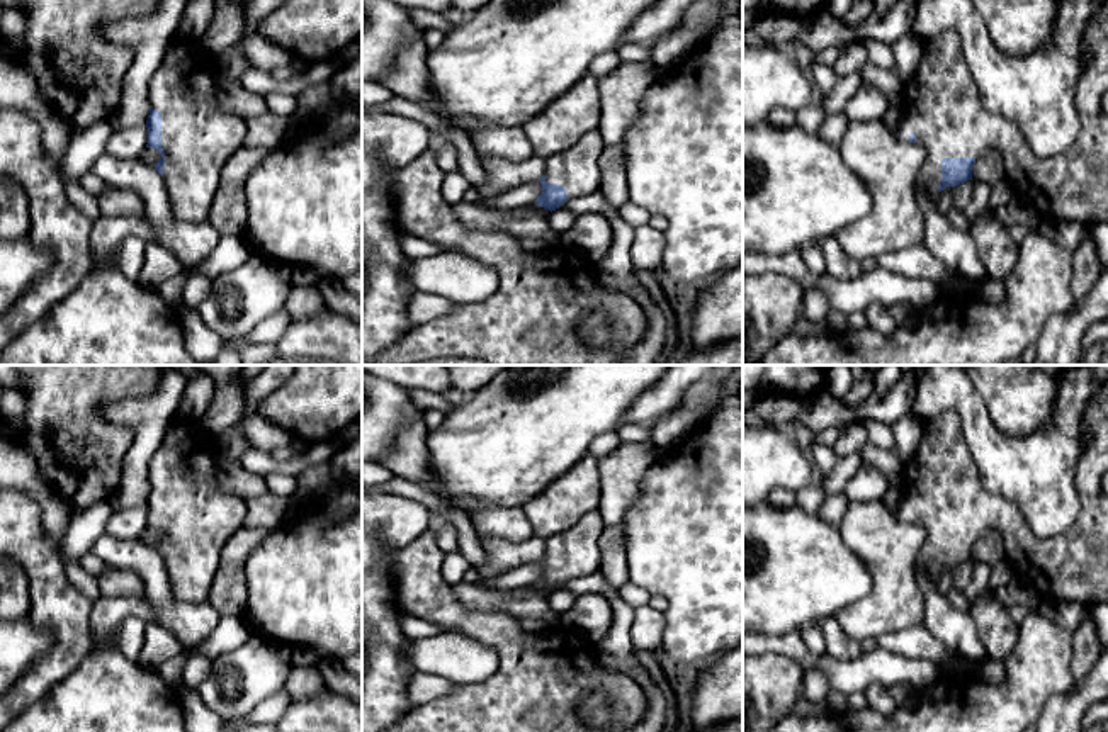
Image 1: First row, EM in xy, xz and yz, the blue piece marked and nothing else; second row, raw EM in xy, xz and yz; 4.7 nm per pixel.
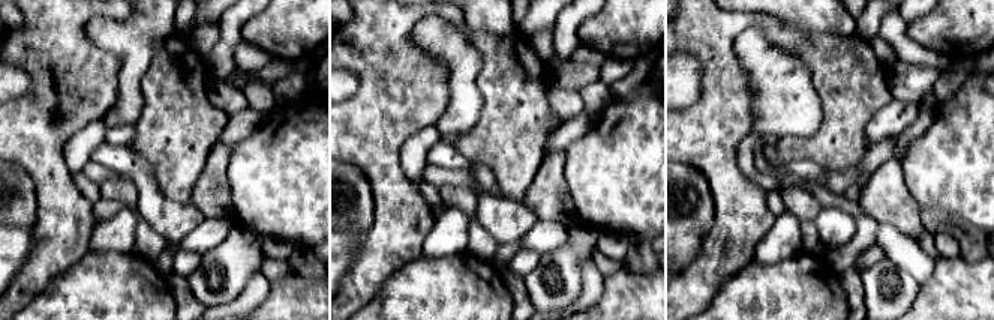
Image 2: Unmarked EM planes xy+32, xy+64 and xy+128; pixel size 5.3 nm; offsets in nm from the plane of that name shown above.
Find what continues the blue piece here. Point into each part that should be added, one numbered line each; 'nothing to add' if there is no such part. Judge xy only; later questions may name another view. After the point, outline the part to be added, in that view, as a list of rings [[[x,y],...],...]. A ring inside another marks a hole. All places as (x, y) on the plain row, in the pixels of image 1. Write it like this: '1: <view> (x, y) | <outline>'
1: xy (197, 518) | [[[173,418],[150,460],[150,487],[161,494],[163,560],[178,601],[207,605],[226,542],[243,526],[248,501],[223,493],[216,482],[219,448],[204,419]]]

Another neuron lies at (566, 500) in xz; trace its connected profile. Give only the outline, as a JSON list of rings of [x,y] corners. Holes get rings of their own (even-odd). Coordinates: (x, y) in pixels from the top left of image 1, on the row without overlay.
[[[586,453],[569,472],[554,479],[522,508],[539,538],[552,538],[573,528],[598,508],[598,459]]]

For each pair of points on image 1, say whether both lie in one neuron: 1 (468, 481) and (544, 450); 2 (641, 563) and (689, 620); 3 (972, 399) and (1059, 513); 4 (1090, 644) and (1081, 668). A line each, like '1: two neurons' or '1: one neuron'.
1: one neuron
2: one neuron
3: one neuron
4: one neuron

